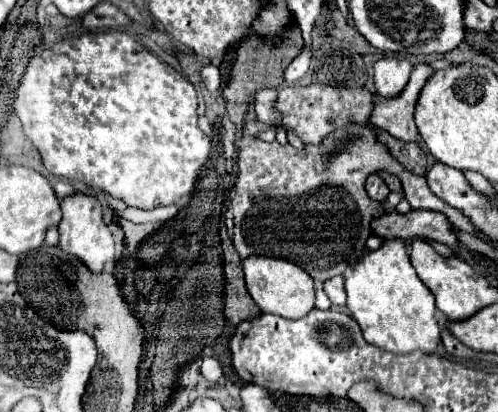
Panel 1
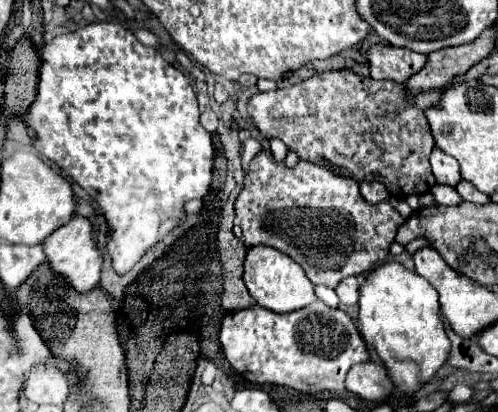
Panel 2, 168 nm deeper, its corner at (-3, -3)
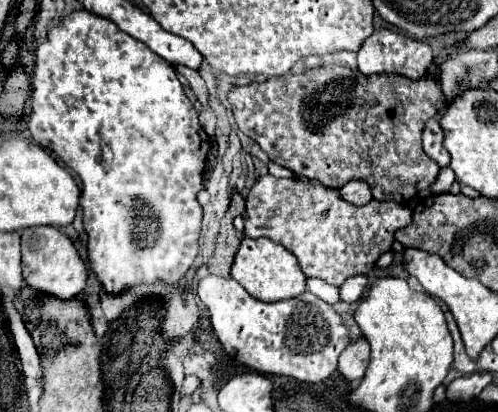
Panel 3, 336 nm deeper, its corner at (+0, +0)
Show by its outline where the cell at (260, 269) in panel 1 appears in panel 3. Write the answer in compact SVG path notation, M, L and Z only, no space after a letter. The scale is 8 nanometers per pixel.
M244 237L242 245L234 257L230 275L256 299L260 301L282 301L298 297L306 291L306 277L296 261L296 257L282 247L280 243L274 243L272 239L250 239Z

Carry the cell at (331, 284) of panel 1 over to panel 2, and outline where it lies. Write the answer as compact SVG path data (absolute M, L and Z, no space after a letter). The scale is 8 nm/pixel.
M355 276L345 278L345 280L335 288L335 292L337 292L341 304L345 304L345 306L353 306L353 304L357 304L357 298L359 298L357 290L359 290L359 282L357 282Z

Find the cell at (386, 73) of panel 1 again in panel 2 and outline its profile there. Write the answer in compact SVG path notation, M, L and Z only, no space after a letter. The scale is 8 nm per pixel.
M371 46L369 68L373 80L391 80L403 84L425 66L427 56L413 52L409 48L393 46Z

